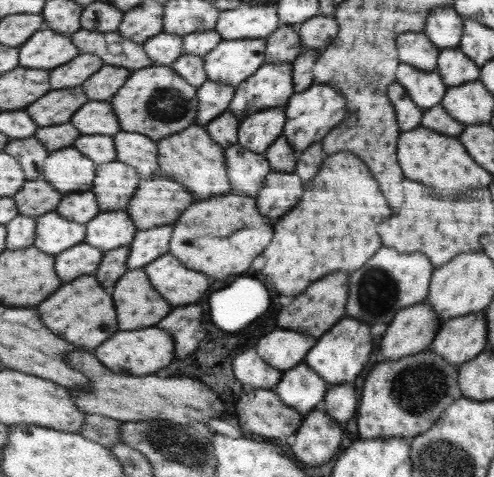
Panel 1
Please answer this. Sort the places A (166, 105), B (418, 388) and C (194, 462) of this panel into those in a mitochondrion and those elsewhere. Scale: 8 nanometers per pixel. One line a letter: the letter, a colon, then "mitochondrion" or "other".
A: mitochondrion
B: mitochondrion
C: mitochondrion

